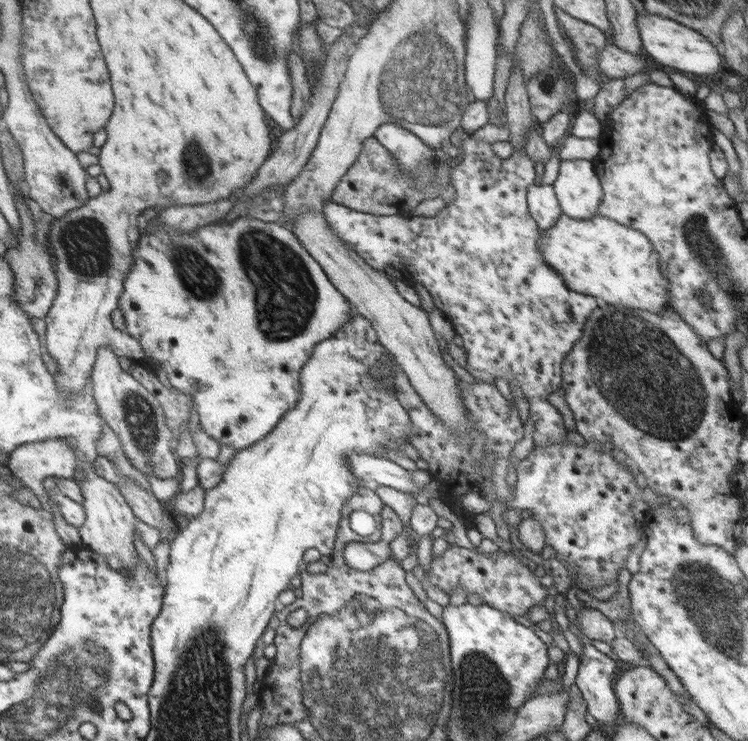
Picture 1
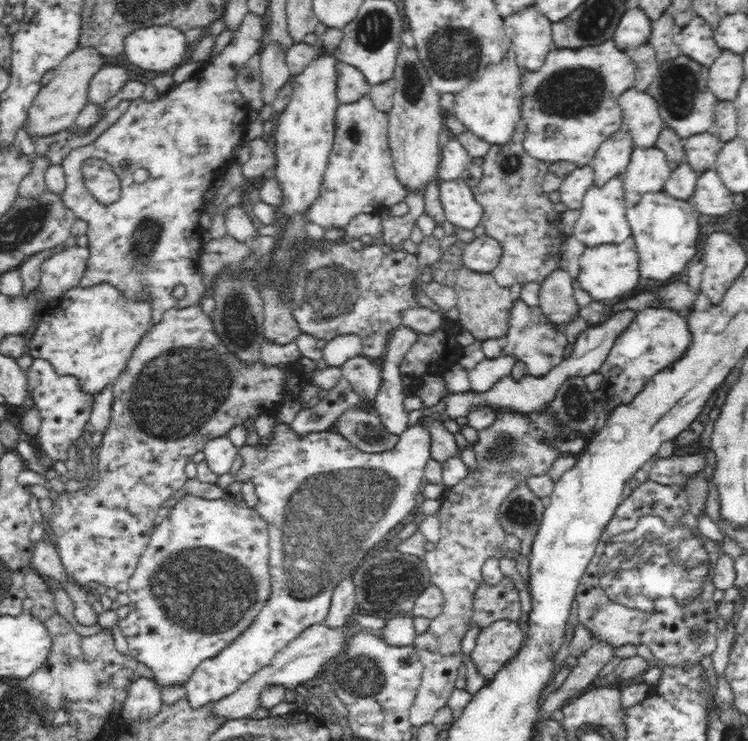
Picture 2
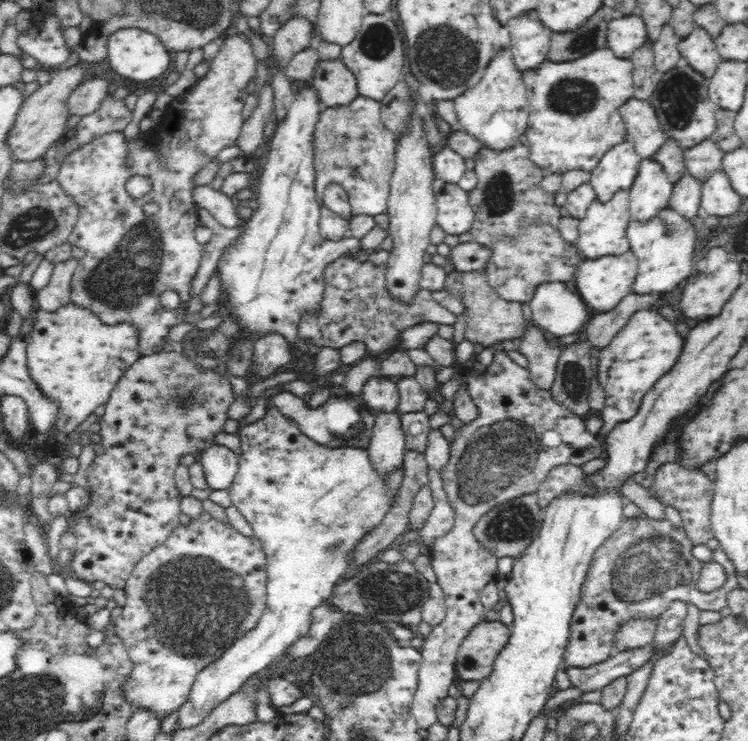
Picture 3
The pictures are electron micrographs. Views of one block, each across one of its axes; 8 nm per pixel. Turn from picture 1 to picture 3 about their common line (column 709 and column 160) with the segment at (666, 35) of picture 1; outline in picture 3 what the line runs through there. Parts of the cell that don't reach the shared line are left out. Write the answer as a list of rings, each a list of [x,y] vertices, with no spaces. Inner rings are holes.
[[[136,27],[118,29],[107,40],[108,66],[118,76],[124,76],[124,78],[130,78],[130,80],[136,80],[136,82],[154,80],[162,74],[165,75],[166,68],[170,64],[170,56],[164,52],[164,47],[166,46],[163,46],[160,38],[152,34],[151,31]]]

